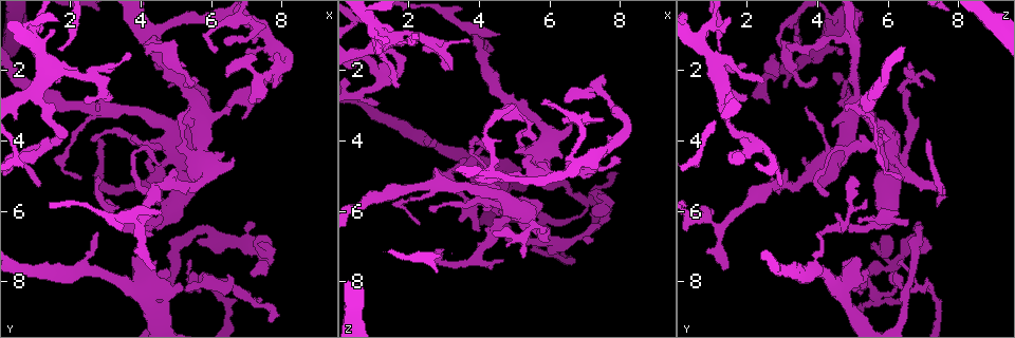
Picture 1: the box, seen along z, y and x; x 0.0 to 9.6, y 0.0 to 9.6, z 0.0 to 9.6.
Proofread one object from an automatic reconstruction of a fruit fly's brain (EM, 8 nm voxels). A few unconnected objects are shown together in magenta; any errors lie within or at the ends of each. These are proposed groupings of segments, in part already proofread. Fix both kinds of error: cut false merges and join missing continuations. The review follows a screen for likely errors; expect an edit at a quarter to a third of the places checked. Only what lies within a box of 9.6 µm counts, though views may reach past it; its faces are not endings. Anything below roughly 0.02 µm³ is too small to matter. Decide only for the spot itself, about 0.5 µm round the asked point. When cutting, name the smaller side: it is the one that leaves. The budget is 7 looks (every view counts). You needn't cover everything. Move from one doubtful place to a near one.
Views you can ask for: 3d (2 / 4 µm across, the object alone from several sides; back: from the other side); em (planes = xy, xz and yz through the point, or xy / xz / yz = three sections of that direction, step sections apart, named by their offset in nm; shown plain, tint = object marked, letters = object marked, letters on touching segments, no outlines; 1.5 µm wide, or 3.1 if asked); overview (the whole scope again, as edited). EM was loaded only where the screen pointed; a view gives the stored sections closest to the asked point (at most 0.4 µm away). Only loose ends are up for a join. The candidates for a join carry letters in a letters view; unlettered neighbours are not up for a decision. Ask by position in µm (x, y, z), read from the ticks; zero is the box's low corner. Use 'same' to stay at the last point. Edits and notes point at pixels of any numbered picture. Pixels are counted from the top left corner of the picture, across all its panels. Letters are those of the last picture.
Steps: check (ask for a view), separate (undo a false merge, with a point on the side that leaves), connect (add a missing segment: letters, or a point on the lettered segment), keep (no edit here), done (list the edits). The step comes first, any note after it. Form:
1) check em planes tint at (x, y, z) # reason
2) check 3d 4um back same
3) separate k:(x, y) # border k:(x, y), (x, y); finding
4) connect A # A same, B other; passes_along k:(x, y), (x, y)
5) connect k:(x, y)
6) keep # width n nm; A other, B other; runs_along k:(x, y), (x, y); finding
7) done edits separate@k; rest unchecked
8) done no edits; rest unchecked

check em yz step 8 letters at (7.30, 7.00, 5.65) # free end

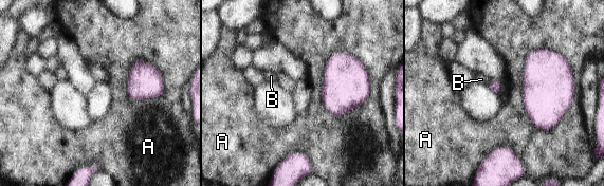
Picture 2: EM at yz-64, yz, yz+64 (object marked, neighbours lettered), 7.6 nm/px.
keep # A other, B other; border 2:(534, 49), (523, 107), (543, 130); none of them fits

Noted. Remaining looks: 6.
check 3d 2um at (2.80, 3.20, 4.80) # arms run side by side

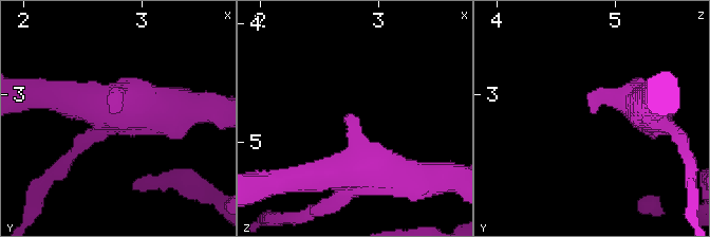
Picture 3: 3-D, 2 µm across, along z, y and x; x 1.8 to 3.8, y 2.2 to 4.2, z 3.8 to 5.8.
check em yz step 8 letters at (2.80, 3.16, 4.84) # arms 3

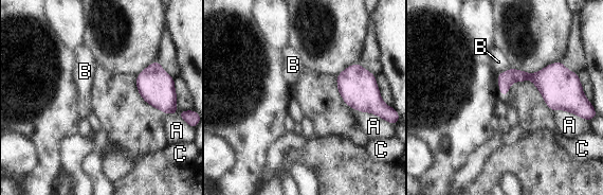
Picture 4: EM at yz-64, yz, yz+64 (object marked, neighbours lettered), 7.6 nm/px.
check em planes letters same # another direction

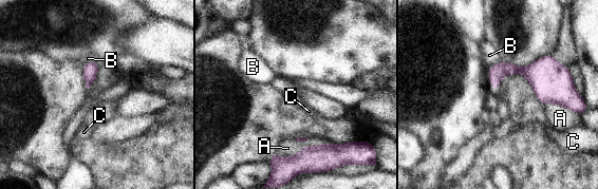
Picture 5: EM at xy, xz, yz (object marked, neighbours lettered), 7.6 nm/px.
keep # A other, B other, C other; border 5:(82, 63), (94, 61), (99, 65); no lettered segment goes on from it

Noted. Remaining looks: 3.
check em yz step 4 tint at (5.65, 2.25, 3.85) # branch stops here

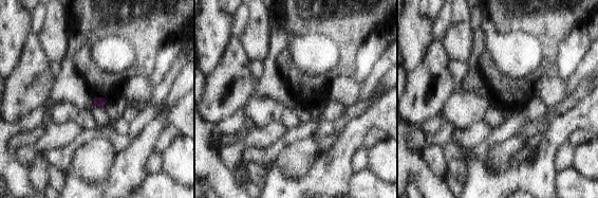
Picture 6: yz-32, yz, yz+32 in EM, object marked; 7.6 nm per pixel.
check em planes letters same # cut it another way

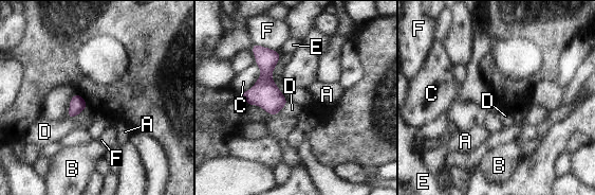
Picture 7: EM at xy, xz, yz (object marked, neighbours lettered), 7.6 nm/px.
keep # longest_contact C 240 nm; A other, B other, C other, D other, E other, F other; border 7:(289, 102), (276, 114); no lettered segment goes on from it

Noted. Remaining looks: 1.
done no edits; rest unchecked

